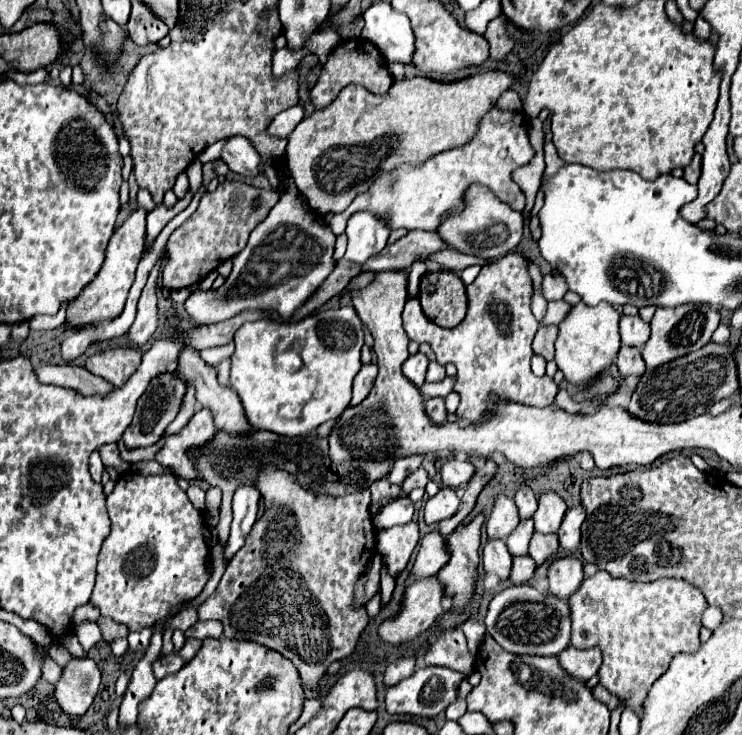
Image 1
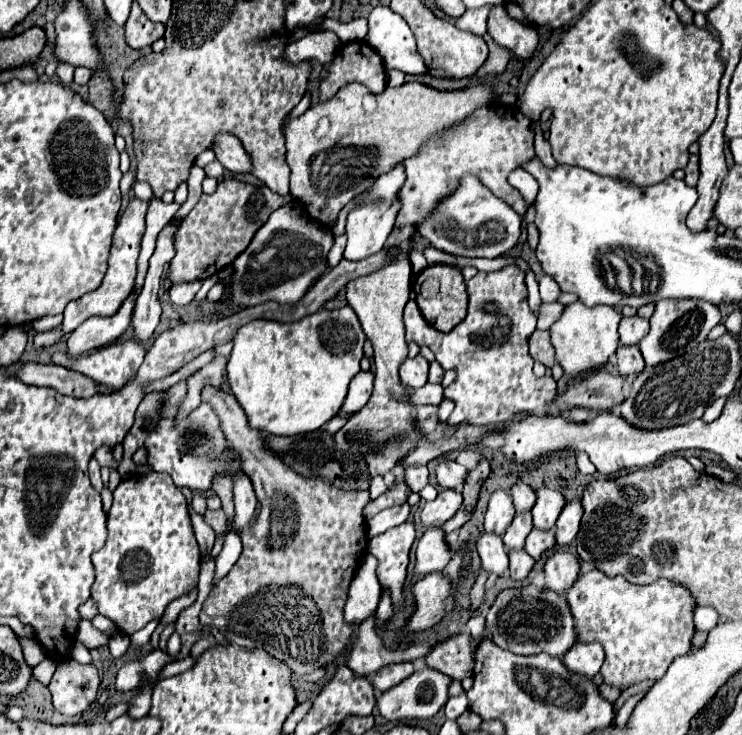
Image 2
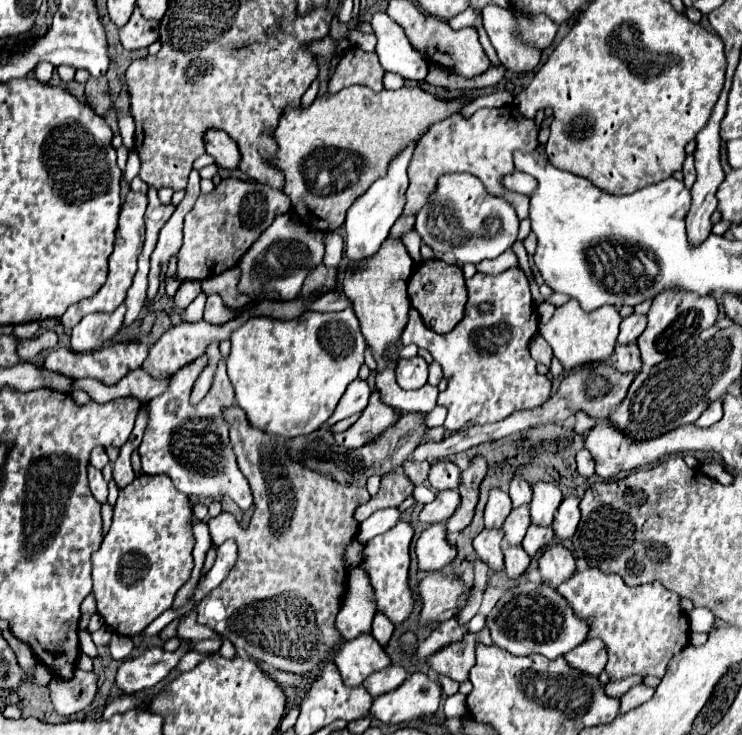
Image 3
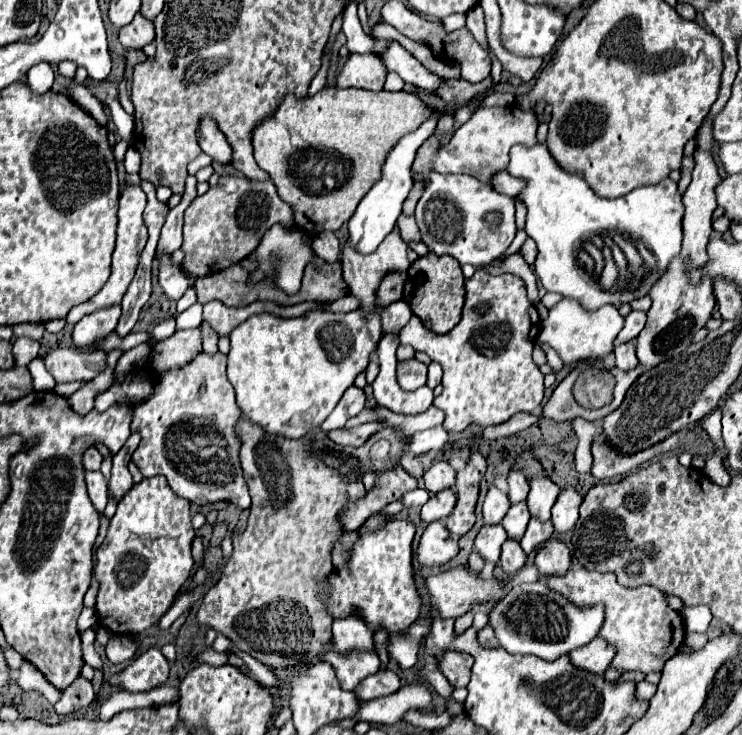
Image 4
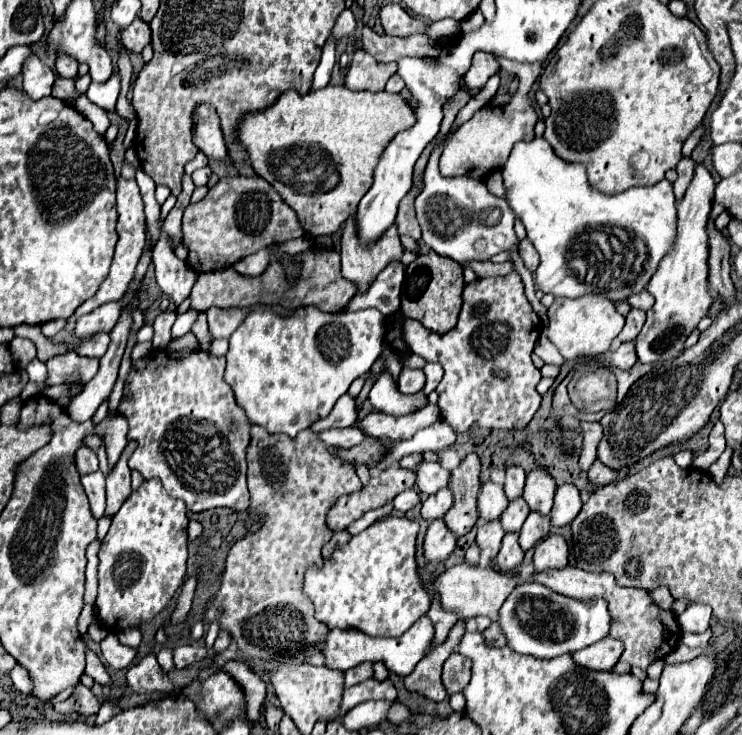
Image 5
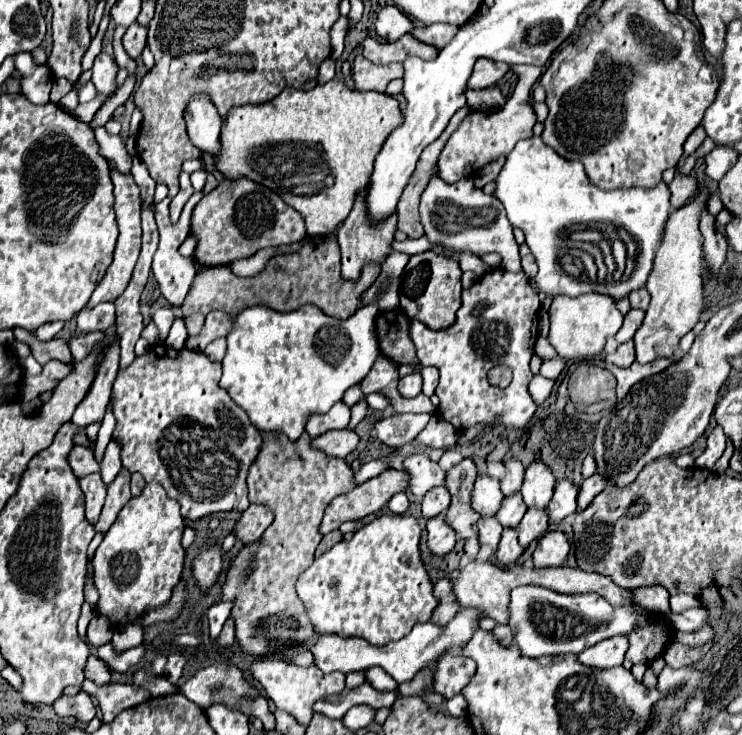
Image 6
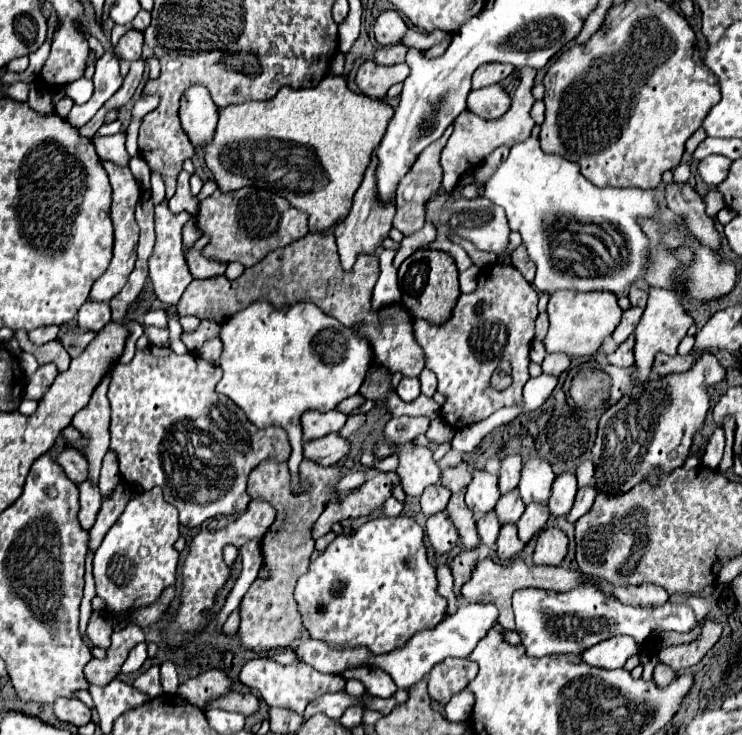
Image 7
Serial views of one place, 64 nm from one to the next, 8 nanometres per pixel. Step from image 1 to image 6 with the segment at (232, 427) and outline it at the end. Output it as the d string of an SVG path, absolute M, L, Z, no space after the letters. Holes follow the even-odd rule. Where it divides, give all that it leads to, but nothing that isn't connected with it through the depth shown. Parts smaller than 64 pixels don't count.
M260 432L260 436L262 436L262 448L248 472L248 492L252 504L266 506L274 512L274 522L264 530L264 534L258 540L254 540L252 544L244 544L240 548L240 552L230 562L226 584L222 586L222 600L230 600L234 604L230 618L234 620L236 640L246 654L258 658L272 656L278 652L290 652L310 642L314 636L318 636L318 632L314 630L308 618L304 602L298 598L294 586L298 576L304 572L304 568L308 568L314 562L314 552L322 540L320 520L324 516L326 506L336 496L358 486L354 482L354 472L350 464L342 458L330 458L322 450L314 448L308 434L302 436L302 446L292 442L288 436L284 436L284 432ZM250 564L254 564L252 572L248 576L242 576L242 570L248 570Z

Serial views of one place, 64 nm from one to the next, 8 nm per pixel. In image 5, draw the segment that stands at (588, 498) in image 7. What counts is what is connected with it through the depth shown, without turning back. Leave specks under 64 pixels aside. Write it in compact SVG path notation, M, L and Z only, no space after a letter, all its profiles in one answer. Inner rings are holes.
M594 460L592 468L588 472L588 478L590 478L590 482L594 482L594 486L606 486L606 484L614 482L616 476L618 476L618 472L614 468L600 464L600 460Z

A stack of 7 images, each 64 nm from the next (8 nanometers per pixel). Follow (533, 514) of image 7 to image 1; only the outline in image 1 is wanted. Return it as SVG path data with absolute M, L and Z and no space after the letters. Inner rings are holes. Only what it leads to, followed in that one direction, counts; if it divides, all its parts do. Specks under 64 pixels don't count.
M534 532L532 540L530 540L530 556L534 558L534 562L538 566L544 564L550 556L556 556L558 550L560 550L560 544L558 544L558 536L556 534Z

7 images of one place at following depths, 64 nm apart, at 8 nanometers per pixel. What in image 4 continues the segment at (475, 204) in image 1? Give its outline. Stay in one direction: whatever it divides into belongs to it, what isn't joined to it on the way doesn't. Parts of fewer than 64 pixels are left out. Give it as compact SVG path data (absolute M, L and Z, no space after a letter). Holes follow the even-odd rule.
M432 172L428 188L416 204L416 222L422 242L434 254L448 254L460 264L472 266L482 266L500 258L516 236L514 200L466 174L442 176Z

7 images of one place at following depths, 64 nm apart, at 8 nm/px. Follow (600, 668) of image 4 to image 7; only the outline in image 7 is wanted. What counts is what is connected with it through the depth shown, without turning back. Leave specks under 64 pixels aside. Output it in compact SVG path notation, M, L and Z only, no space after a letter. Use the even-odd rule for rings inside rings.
M612 636L582 652L582 660L598 668L622 668L624 662L636 652L636 640L632 636Z

